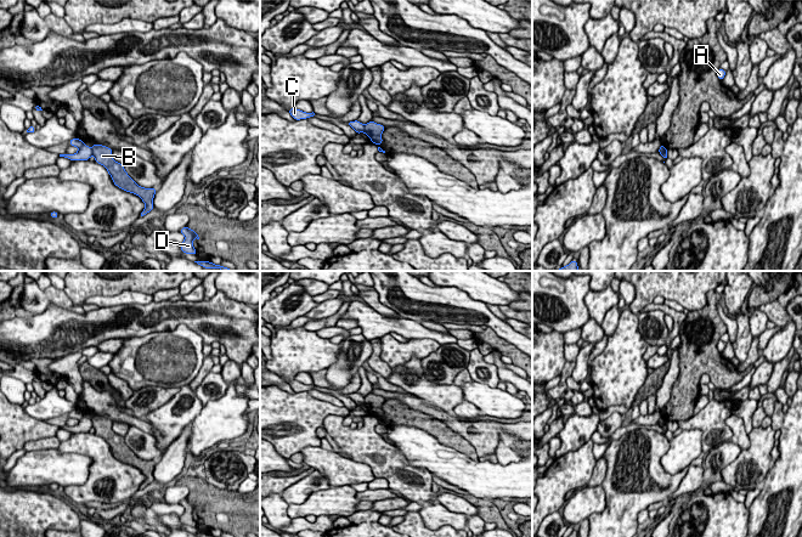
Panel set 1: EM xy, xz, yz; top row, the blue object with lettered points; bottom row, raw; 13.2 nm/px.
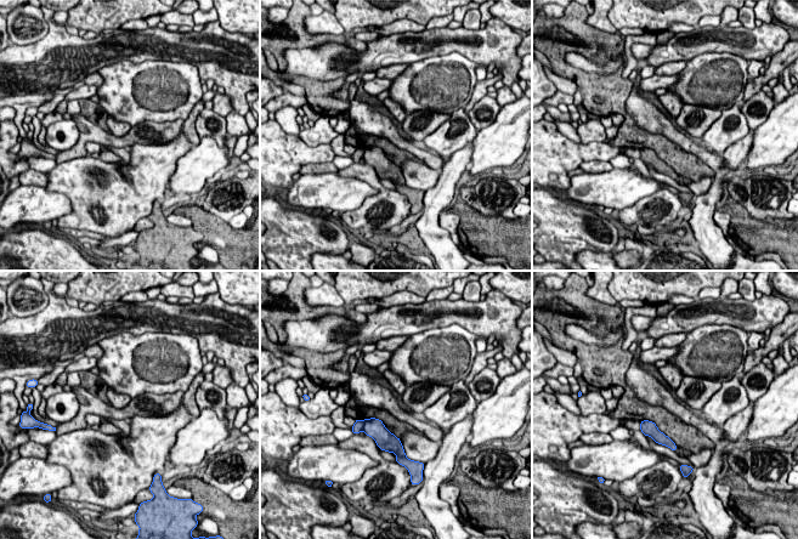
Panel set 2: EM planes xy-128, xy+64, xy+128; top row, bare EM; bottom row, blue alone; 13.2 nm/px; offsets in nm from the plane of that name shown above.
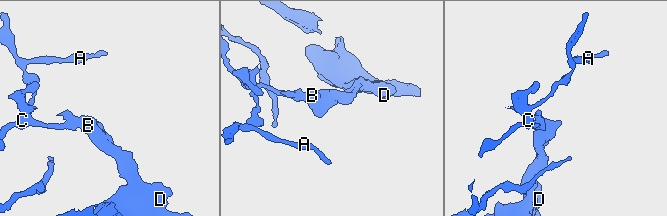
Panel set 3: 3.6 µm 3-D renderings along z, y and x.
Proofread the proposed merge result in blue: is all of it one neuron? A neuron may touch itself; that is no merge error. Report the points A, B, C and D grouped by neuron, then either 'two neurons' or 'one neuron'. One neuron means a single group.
A C / B D | two neurons

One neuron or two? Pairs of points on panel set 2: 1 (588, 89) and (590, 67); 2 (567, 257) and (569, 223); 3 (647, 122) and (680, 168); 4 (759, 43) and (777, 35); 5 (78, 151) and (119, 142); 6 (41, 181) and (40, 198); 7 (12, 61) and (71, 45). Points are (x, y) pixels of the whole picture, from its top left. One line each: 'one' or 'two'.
1: two
2: one
3: two
4: one
5: one
6: two
7: one

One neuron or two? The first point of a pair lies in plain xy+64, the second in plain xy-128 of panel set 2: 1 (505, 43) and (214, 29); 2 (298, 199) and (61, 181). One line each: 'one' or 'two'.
1: one
2: two

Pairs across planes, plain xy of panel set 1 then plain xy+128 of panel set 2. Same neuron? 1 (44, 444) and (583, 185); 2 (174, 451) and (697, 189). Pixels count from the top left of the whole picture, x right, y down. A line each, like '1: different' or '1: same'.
1: different
2: different

